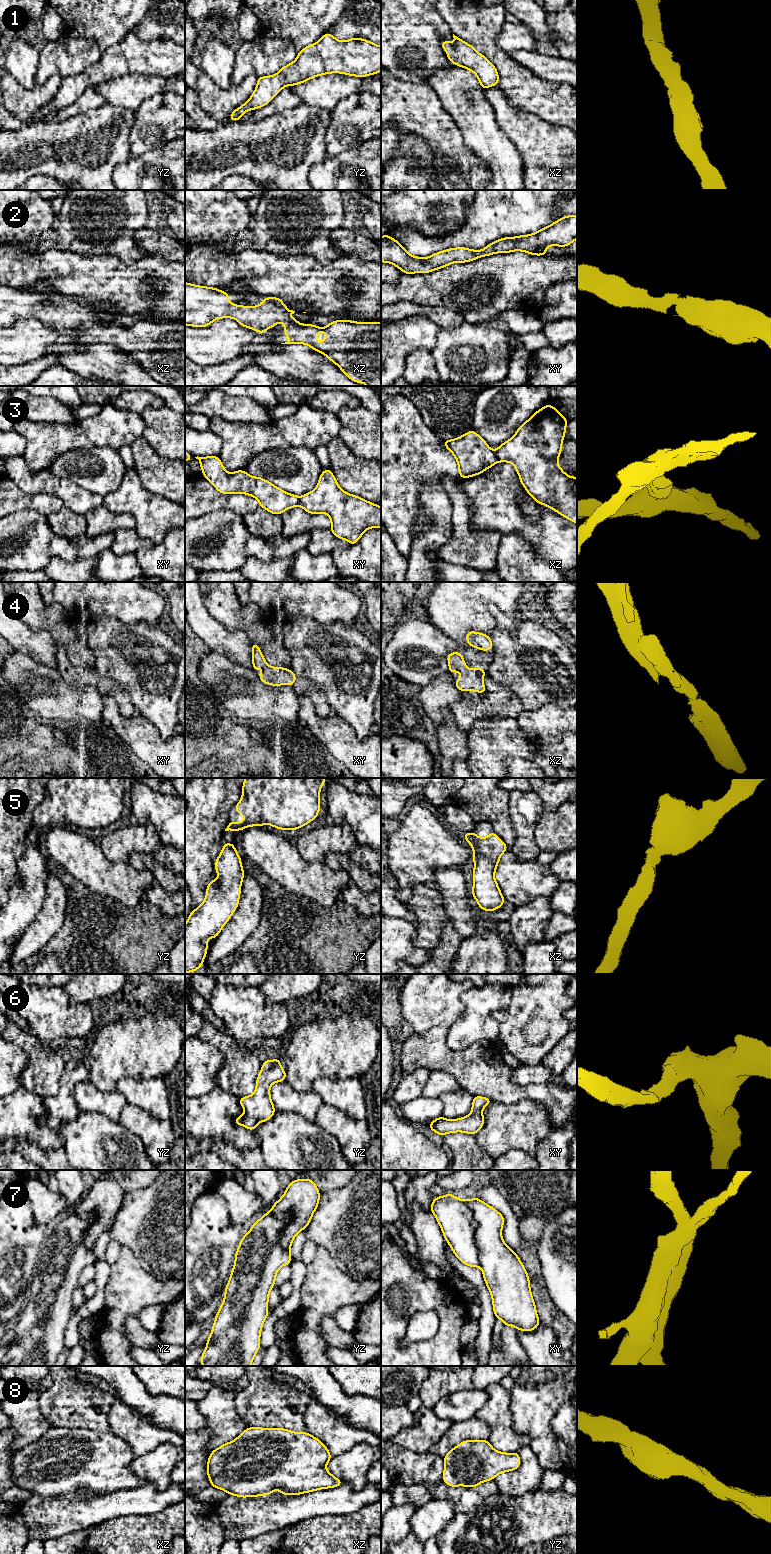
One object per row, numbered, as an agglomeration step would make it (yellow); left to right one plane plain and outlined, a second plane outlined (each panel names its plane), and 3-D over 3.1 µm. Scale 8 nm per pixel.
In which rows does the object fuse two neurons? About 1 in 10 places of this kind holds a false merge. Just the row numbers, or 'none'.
3, 7

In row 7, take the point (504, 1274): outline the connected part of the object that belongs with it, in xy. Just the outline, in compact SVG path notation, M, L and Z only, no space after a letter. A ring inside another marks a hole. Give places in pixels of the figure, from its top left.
M478 1197L466 1199L465 1203L472 1210L478 1223L475 1243L479 1252L483 1278L491 1293L496 1319L501 1319L504 1326L514 1326L516 1330L535 1330L540 1324L540 1320L530 1290L529 1277L519 1256L503 1241L501 1234L504 1225L503 1215Z

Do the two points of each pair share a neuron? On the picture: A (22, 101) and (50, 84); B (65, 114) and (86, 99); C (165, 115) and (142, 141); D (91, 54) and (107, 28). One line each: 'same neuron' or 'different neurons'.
A: same neuron
B: same neuron
C: same neuron
D: different neurons

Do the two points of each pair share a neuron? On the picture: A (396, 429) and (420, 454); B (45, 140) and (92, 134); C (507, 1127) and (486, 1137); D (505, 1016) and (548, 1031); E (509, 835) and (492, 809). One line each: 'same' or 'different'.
A: same
B: same
C: same
D: same
E: same

